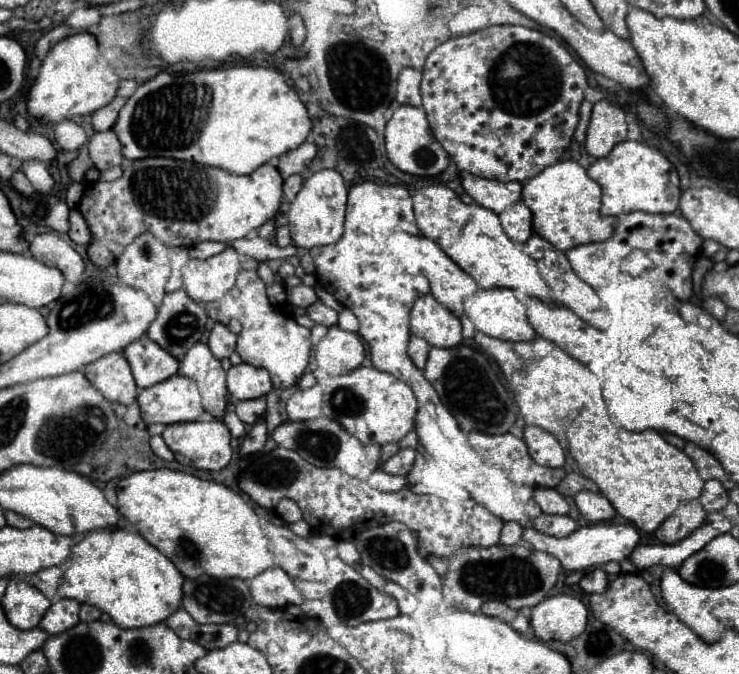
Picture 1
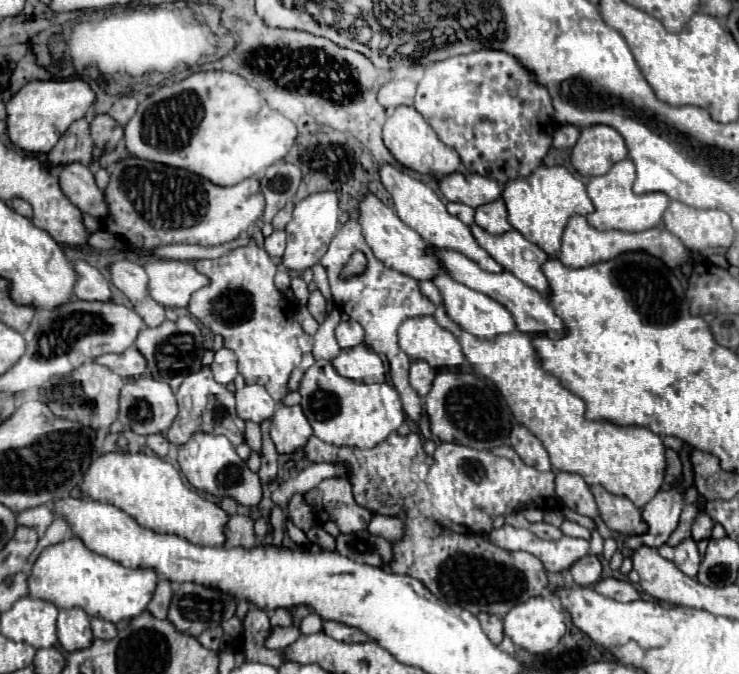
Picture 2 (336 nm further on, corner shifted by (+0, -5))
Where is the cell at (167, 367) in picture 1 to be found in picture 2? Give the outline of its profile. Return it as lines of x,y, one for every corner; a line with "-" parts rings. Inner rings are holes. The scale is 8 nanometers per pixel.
128,348
126,352
122,354
106,354
106,356
100,356
96,360
98,364
110,368
112,372
118,372
122,378
126,380
132,380
132,378
140,378
148,366
146,358
142,356
142,352
138,352
138,348

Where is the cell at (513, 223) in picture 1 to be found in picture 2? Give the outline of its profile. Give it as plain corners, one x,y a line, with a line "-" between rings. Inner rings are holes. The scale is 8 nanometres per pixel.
496,200
476,208
476,224
488,234
504,234
512,226
508,222
508,210
504,200

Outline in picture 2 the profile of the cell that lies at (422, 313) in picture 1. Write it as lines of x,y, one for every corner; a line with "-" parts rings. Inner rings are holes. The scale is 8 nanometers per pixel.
414,316
398,328
400,348
414,360
424,360
432,368
448,366
456,370
464,362
462,348
452,332
442,328
434,316

